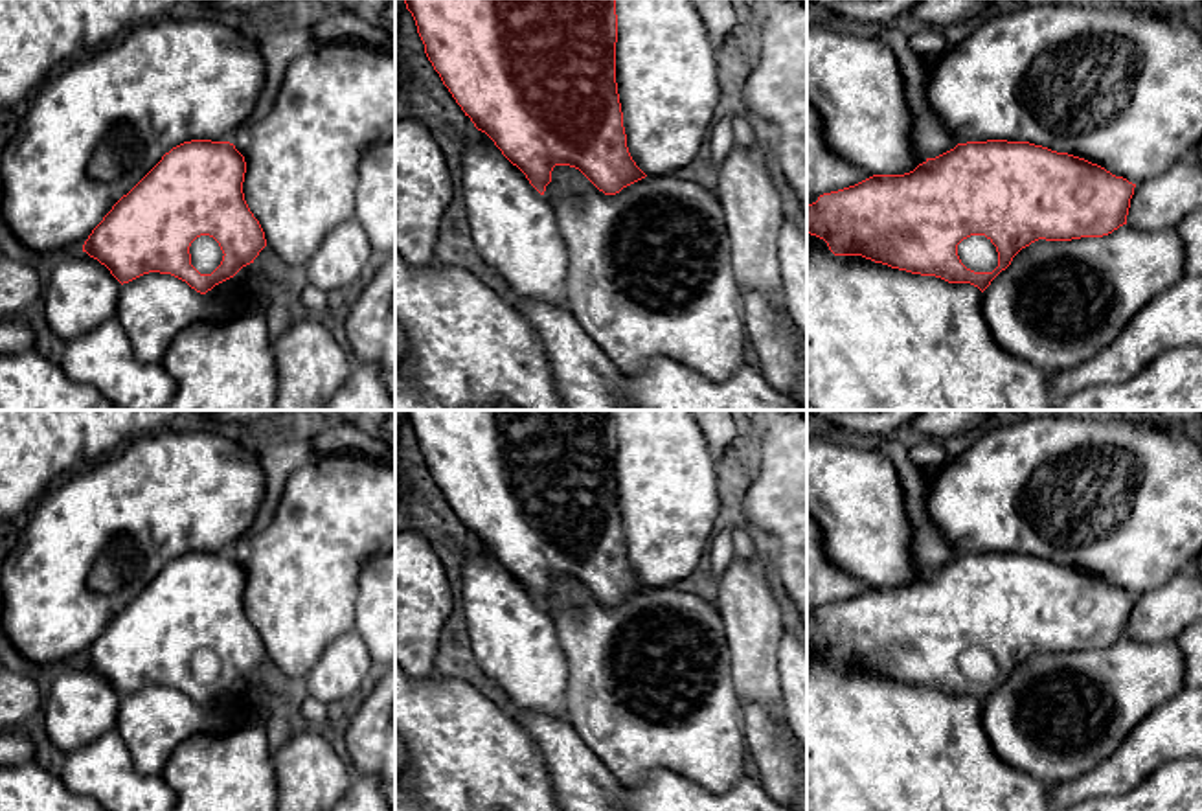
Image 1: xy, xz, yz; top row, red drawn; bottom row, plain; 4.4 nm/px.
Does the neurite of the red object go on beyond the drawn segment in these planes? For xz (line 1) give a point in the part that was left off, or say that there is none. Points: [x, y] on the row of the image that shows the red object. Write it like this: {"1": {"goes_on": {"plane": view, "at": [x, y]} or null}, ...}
{"1": {"goes_on": null}}

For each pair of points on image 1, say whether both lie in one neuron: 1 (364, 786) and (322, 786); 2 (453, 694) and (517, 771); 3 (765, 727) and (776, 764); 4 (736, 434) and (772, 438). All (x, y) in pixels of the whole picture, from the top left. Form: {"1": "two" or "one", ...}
{"1": "two", "2": "one", "3": "one", "4": "two"}

